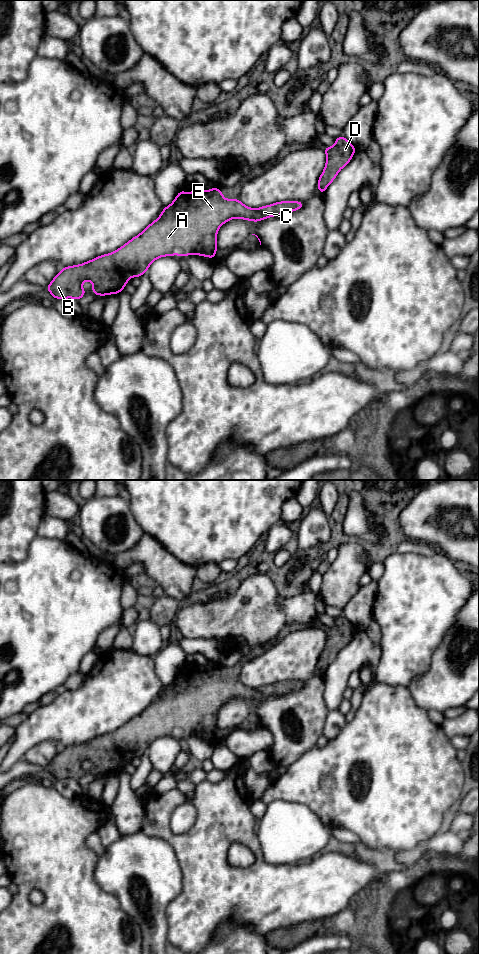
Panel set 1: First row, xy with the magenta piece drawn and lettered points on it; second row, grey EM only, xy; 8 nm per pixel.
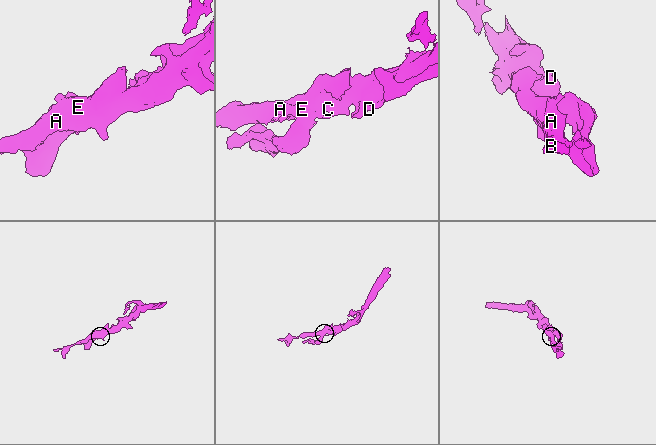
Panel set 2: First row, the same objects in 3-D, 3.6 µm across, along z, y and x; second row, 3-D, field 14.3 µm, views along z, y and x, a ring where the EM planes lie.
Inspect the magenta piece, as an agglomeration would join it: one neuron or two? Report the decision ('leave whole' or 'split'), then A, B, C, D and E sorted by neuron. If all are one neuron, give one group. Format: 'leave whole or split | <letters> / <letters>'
leave whole | A B C D E

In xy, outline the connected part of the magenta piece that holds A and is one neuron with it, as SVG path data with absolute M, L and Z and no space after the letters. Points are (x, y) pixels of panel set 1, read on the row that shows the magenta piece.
M213 187L208 191L195 189L190 193L180 190L173 202L167 207L163 208L160 216L150 223L140 234L130 239L122 247L109 253L98 256L85 263L67 266L52 279L50 284L46 287L46 291L50 292L53 299L67 299L73 298L79 301L86 293L82 288L84 281L88 280L93 283L92 293L99 296L106 296L110 294L119 294L123 288L128 284L128 278L141 277L147 273L149 266L157 259L165 256L179 255L181 257L187 255L199 255L214 259L217 251L217 233L219 228L229 220L240 218L243 220L259 222L261 220L281 216L304 207L301 201L280 201L271 205L265 205L259 208L250 208L245 206L240 200L224 199L223 191L218 187Z

